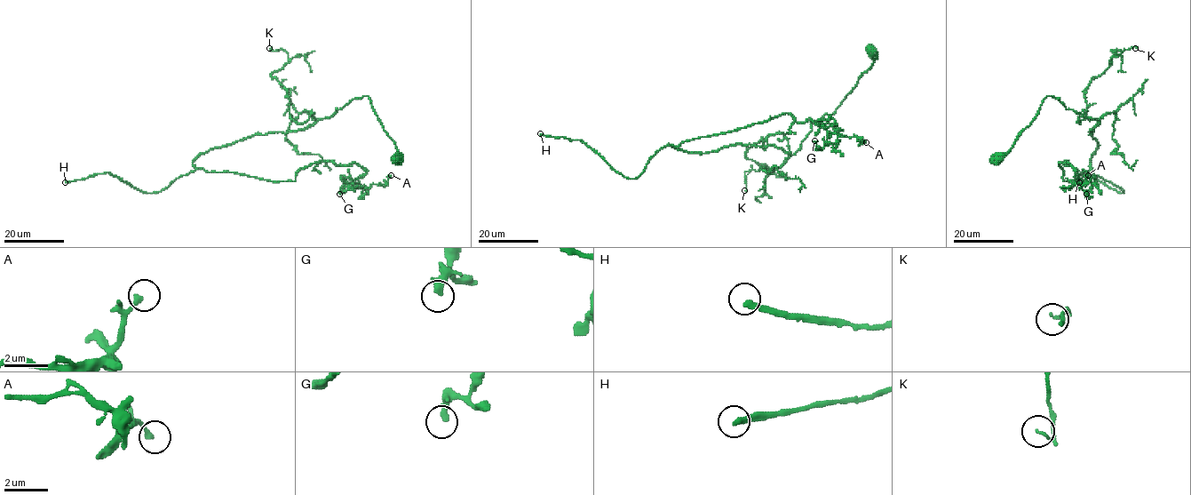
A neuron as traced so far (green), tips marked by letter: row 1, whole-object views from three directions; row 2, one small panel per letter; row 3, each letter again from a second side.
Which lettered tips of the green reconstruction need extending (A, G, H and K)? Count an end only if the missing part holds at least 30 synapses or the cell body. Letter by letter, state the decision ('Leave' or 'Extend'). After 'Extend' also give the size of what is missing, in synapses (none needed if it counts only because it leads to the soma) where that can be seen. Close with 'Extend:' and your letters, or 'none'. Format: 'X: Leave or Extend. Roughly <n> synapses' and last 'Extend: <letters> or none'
A: Leave
G: Leave
H: Extend. Roughly 140 synapses
K: Leave
Extend: H

